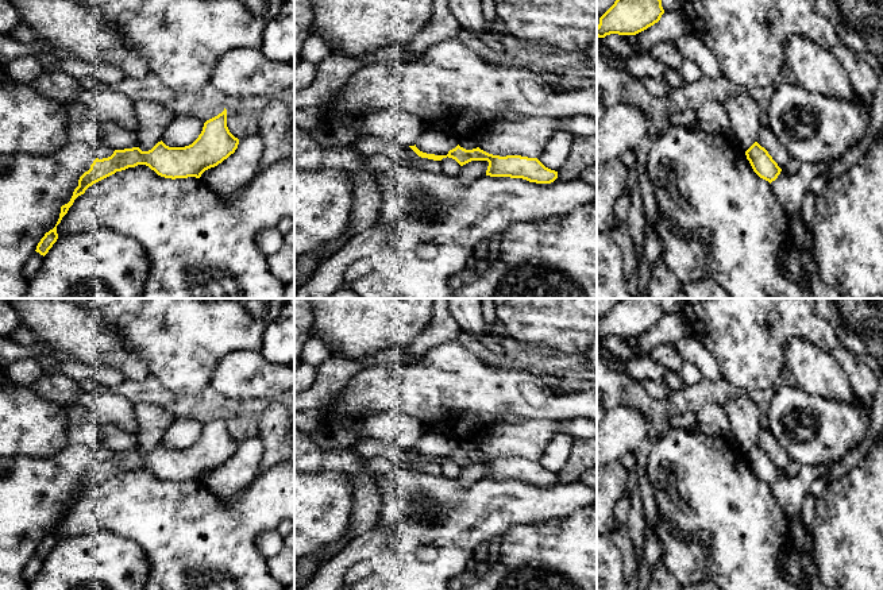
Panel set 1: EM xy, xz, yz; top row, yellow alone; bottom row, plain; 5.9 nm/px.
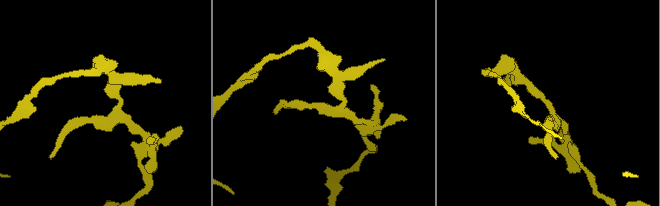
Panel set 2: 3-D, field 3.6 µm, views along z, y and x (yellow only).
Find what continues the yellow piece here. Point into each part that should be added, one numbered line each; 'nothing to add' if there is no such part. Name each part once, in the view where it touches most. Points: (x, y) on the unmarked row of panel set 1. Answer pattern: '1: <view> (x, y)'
nothing to add

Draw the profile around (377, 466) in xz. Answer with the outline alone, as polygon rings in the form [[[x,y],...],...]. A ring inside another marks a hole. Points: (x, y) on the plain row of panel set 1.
[[[382,455],[365,459],[369,477],[378,486],[378,479],[394,470],[396,463],[385,459]]]

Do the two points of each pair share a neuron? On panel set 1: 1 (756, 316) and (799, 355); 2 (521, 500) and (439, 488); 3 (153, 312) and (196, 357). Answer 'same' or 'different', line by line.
1: different
2: same
3: same

